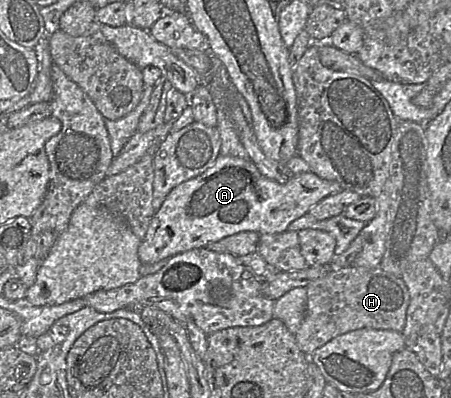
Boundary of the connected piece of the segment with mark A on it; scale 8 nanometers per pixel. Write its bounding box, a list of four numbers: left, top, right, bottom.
[138,155,342,265]

